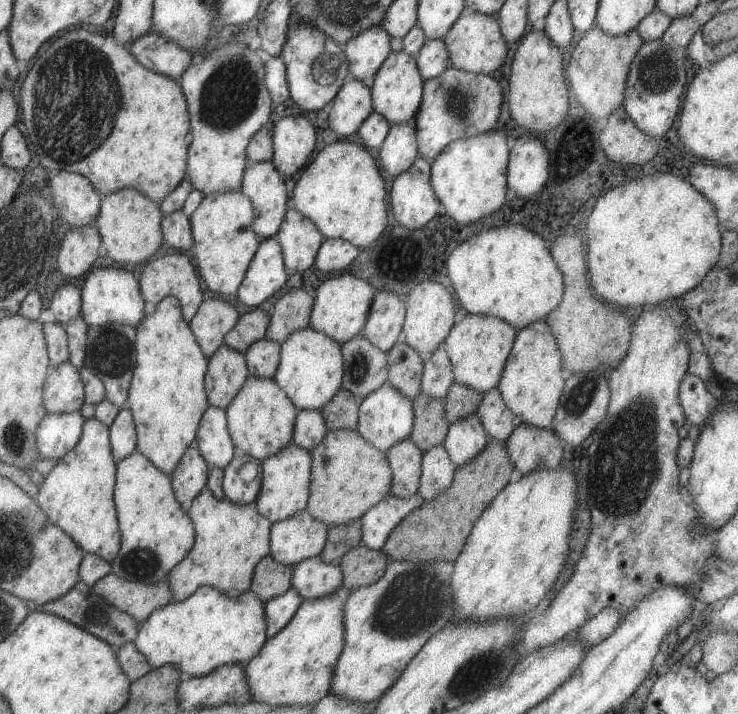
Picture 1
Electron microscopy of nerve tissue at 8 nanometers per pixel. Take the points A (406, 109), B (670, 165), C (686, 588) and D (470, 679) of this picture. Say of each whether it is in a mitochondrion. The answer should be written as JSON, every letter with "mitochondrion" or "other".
{"A":"other","B":"other","C":"other","D":"mitochondrion"}

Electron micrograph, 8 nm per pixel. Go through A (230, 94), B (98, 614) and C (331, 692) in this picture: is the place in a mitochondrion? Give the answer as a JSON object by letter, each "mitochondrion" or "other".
{"A":"mitochondrion","B":"mitochondrion","C":"other"}

